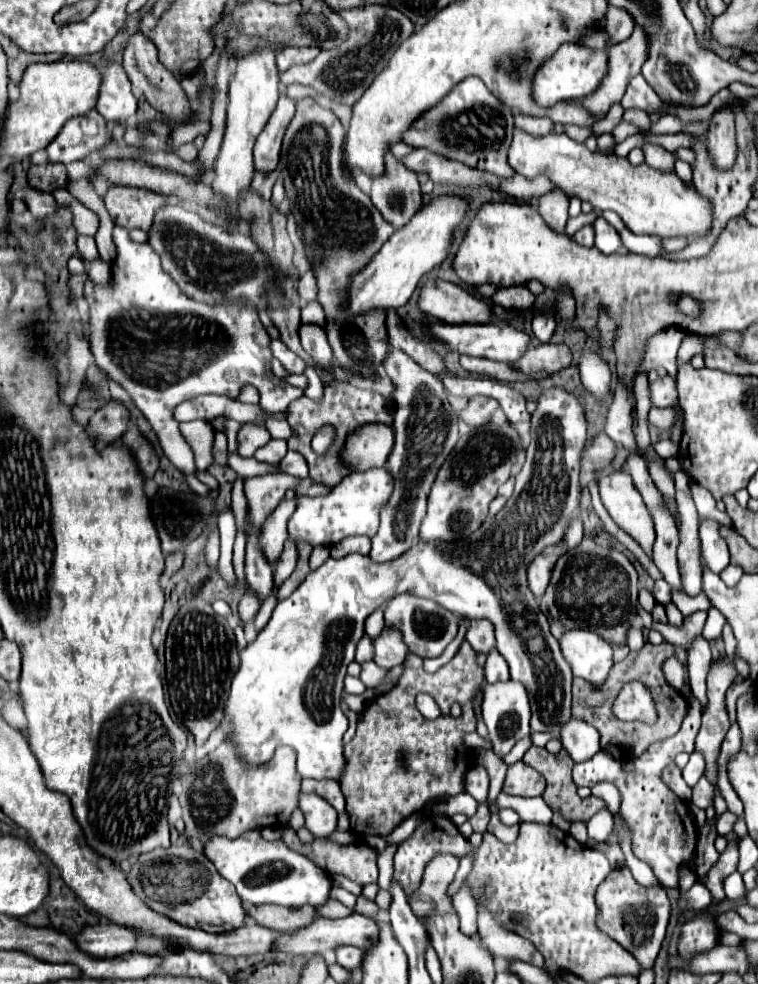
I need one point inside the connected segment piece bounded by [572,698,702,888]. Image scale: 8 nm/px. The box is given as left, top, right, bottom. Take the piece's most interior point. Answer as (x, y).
(664, 835)

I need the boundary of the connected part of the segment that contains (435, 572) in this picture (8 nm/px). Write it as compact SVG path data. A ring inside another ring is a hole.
M550 388L546 390L542 396L540 396L540 402L538 402L538 410L532 414L532 442L530 446L526 448L526 462L522 466L522 470L516 474L516 502L514 504L508 504L504 506L504 510L500 510L494 518L488 518L478 532L470 534L468 538L462 538L462 540L452 540L452 542L418 542L414 544L406 554L402 554L400 558L396 560L390 560L390 562L384 562L384 564L376 564L372 562L368 556L362 556L362 554L348 554L346 558L340 558L340 560L334 560L334 558L328 558L318 570L310 572L306 576L306 580L292 592L292 596L288 596L286 600L278 602L270 622L262 628L262 632L258 634L258 638L246 646L246 650L240 654L240 670L236 672L234 680L232 680L232 690L230 690L230 698L228 698L228 706L226 706L226 714L230 716L230 722L226 726L226 736L230 736L230 740L236 744L238 752L242 754L242 758L248 762L248 764L264 764L272 758L274 750L278 746L292 746L298 754L298 774L302 778L316 778L316 780L336 780L340 782L342 778L342 772L344 772L344 766L346 766L346 758L344 758L344 744L342 744L342 736L348 728L348 718L344 716L342 708L340 708L340 696L342 696L342 682L344 682L344 676L346 676L346 666L354 660L354 652L356 652L356 646L360 642L360 638L364 636L364 620L374 612L378 610L380 606L384 606L390 598L398 596L398 594L414 594L418 598L426 598L426 600L432 600L432 602L438 602L442 608L462 616L462 618L470 618L470 620L480 620L480 618L486 618L494 624L496 628L496 648L498 652L506 658L508 666L510 666L510 678L512 680L518 680L526 686L528 690L528 696L530 696L530 702L532 702L532 720L530 720L530 728L534 732L558 732L562 728L562 724L570 718L570 702L572 702L572 694L570 694L570 684L572 684L572 670L568 666L568 662L564 660L564 656L560 654L560 646L558 646L558 640L550 634L550 626L548 626L548 618L542 614L540 606L538 606L538 600L534 598L534 594L530 592L528 588L528 582L526 582L526 568L528 564L546 548L546 546L554 546L558 542L562 542L564 534L566 534L566 526L570 524L570 520L574 518L574 512L580 504L580 456L582 456L582 450L586 446L586 418L584 418L584 410L580 406L580 402L570 394L566 392L564 388ZM518 598L530 598L530 618L514 618L512 616L512 610L510 606L518 600ZM538 652L538 670L534 670L532 666L532 658L534 654Z

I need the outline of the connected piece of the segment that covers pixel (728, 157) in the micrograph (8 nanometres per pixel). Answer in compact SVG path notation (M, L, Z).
M722 106L722 110L716 110L712 114L706 136L714 164L718 168L730 168L736 158L736 132L732 106Z

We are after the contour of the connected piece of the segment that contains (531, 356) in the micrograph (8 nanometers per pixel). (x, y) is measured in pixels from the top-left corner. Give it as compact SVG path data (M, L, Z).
M538 344L530 346L528 352L512 364L514 370L534 374L540 370L560 372L572 364L572 352L566 344Z

